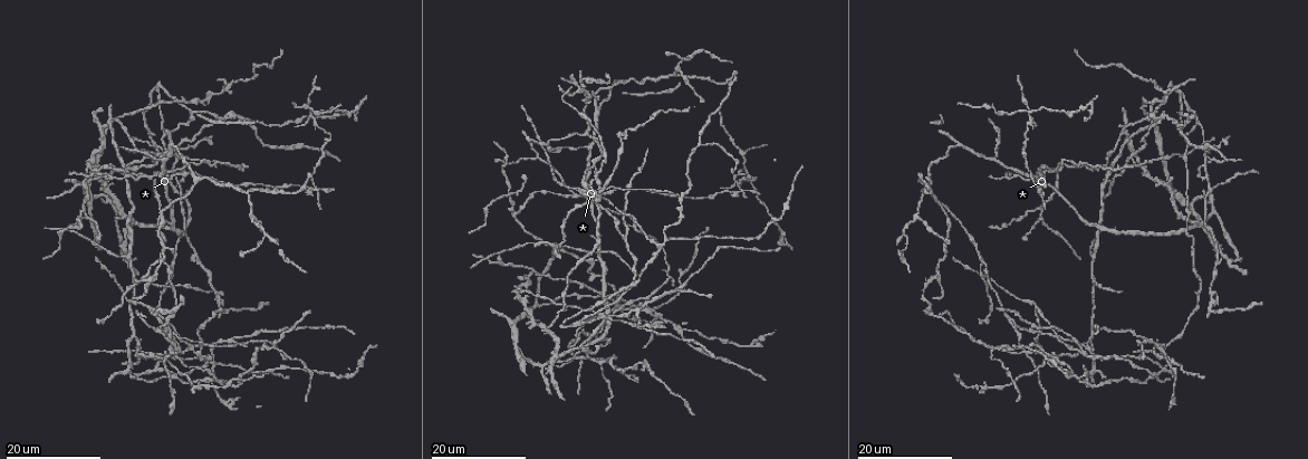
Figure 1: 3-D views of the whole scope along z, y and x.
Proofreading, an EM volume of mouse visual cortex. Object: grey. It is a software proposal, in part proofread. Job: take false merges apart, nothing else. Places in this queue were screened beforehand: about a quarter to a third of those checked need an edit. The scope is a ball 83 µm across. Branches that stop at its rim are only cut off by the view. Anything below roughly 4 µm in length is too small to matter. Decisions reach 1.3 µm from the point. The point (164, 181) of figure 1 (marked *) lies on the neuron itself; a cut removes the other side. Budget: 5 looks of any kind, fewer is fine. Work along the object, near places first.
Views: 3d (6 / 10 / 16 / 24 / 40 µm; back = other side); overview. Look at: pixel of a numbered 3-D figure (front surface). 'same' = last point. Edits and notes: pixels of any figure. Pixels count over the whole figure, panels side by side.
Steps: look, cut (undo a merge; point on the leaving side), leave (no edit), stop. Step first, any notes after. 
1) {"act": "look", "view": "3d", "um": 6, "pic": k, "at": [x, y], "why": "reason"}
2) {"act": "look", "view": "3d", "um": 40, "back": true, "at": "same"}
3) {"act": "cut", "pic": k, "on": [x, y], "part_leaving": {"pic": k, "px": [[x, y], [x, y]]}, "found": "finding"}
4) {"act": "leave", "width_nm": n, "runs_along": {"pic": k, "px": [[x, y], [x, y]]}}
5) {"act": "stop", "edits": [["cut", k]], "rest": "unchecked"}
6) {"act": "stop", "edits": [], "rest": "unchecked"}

{"act": "look", "view": "3d", "um": 16, "pic": 1, "at": [743, 190], "why": "four-way junction"}

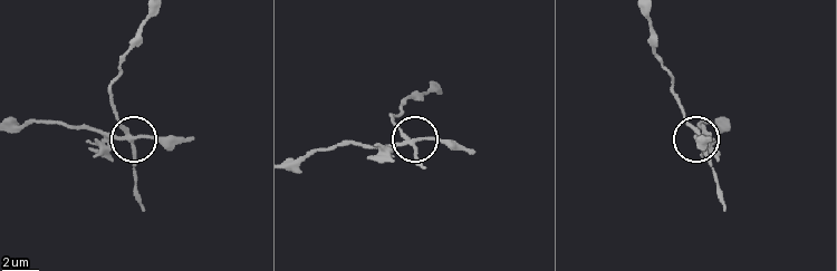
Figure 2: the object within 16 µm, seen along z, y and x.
{"act": "look", "view": "3d", "um": 10, "pic": 2, "at": [409, 139]}

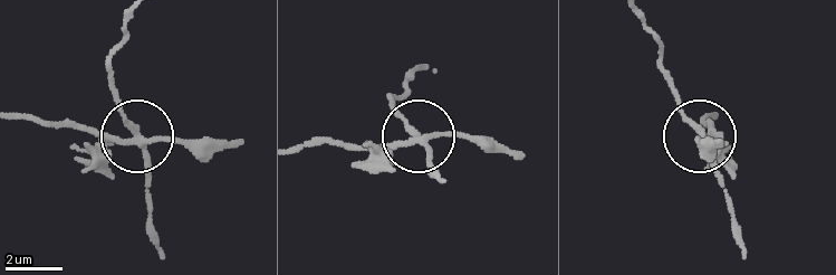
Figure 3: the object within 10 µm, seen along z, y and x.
{"act": "cut", "pic": 3, "on": [146, 179], "part_leaving": {"pic": 3, "px": [[137, 135], [121, 108], [108, 58], [130, 15]]}, "found": "a second neuron is stuck on"}

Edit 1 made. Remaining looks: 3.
{"act": "look", "view": "3d", "um": 16, "pic": 1, "at": [89, 165], "why": "three-way junction"}

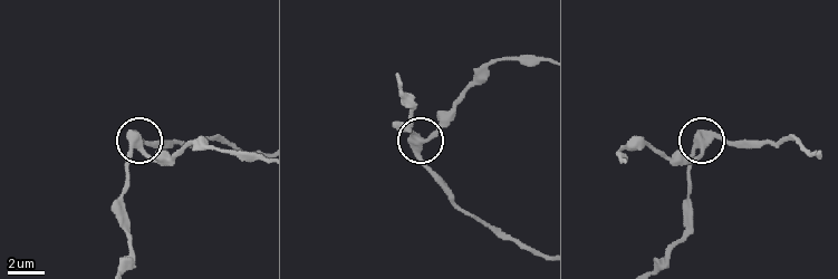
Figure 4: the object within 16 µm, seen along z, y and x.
{"act": "look", "view": "3d", "um": 10, "pic": 4, "at": [696, 144]}

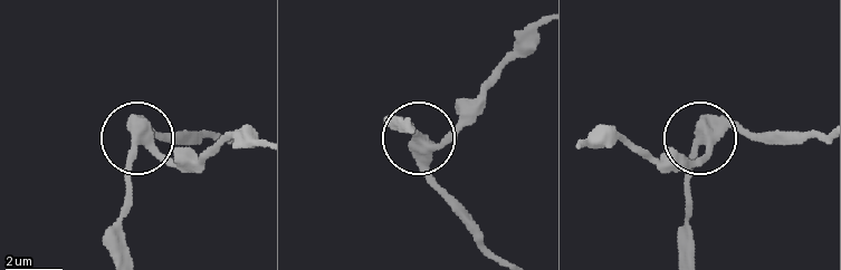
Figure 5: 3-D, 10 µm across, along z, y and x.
{"act": "leave", "runs_along": {"pic": 5, "px": [[256, 144], [170, 158], [135, 140], [126, 211]]}, "found": "one neuron here"}

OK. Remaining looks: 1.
{"act": "stop", "edits": [["cut", 3]], "rest": "unchecked"}

